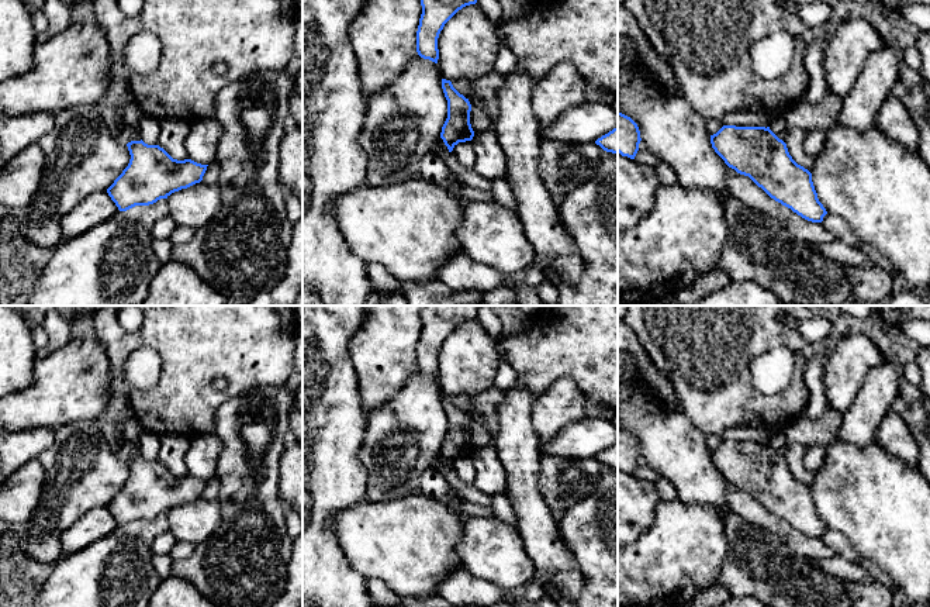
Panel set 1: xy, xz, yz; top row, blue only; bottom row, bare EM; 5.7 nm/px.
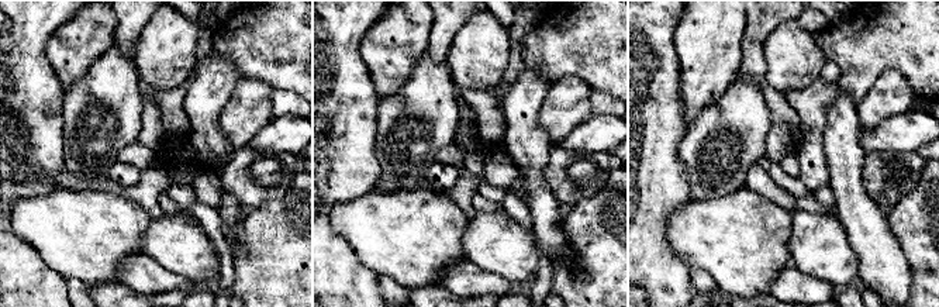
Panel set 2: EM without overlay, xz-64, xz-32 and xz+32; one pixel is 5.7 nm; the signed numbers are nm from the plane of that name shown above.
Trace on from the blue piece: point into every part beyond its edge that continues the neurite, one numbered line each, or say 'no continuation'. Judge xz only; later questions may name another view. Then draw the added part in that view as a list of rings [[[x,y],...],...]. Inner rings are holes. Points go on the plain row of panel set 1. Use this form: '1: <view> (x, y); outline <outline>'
no continuation

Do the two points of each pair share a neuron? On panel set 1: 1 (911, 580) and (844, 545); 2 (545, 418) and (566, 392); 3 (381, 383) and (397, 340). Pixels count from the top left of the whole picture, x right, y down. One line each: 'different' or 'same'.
1: different
2: same
3: same

